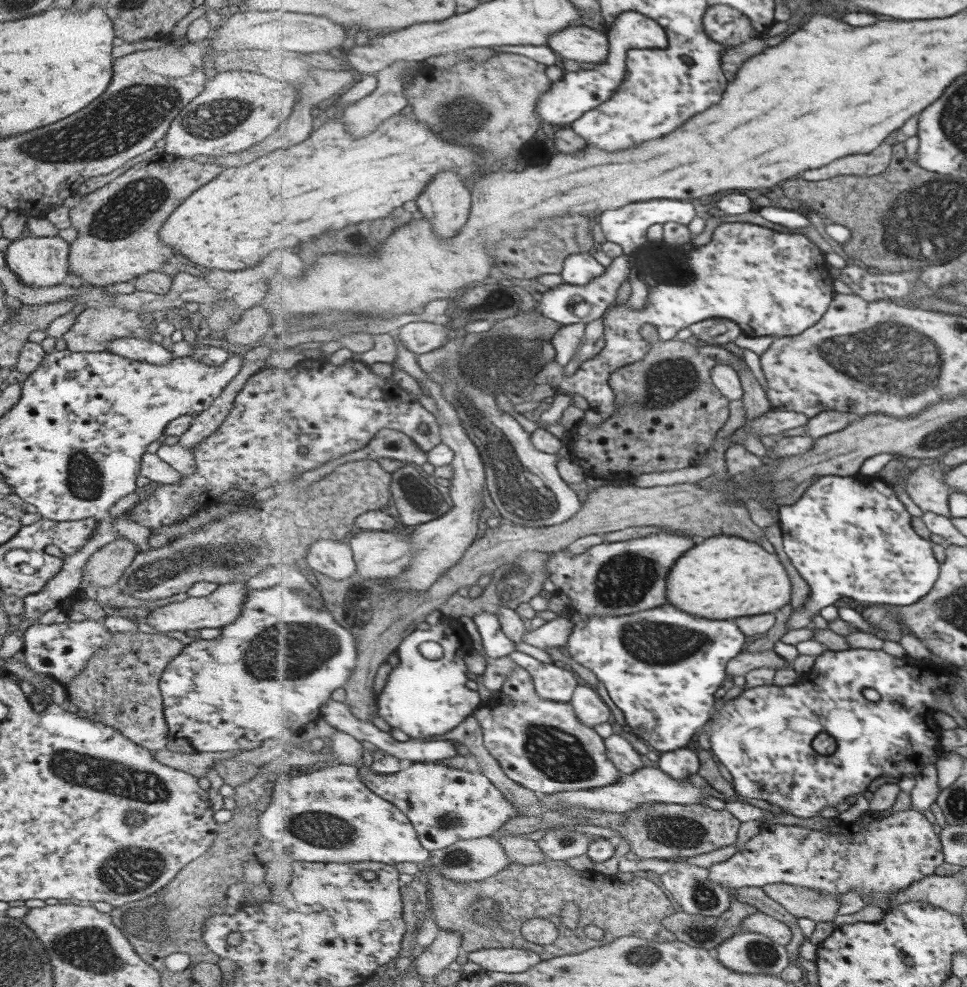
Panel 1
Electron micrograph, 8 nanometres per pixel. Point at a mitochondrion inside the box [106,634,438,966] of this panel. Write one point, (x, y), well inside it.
(164, 927)

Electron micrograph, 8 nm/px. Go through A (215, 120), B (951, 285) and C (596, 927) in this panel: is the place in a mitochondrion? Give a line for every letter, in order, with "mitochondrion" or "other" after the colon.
A: mitochondrion
B: mitochondrion
C: other

